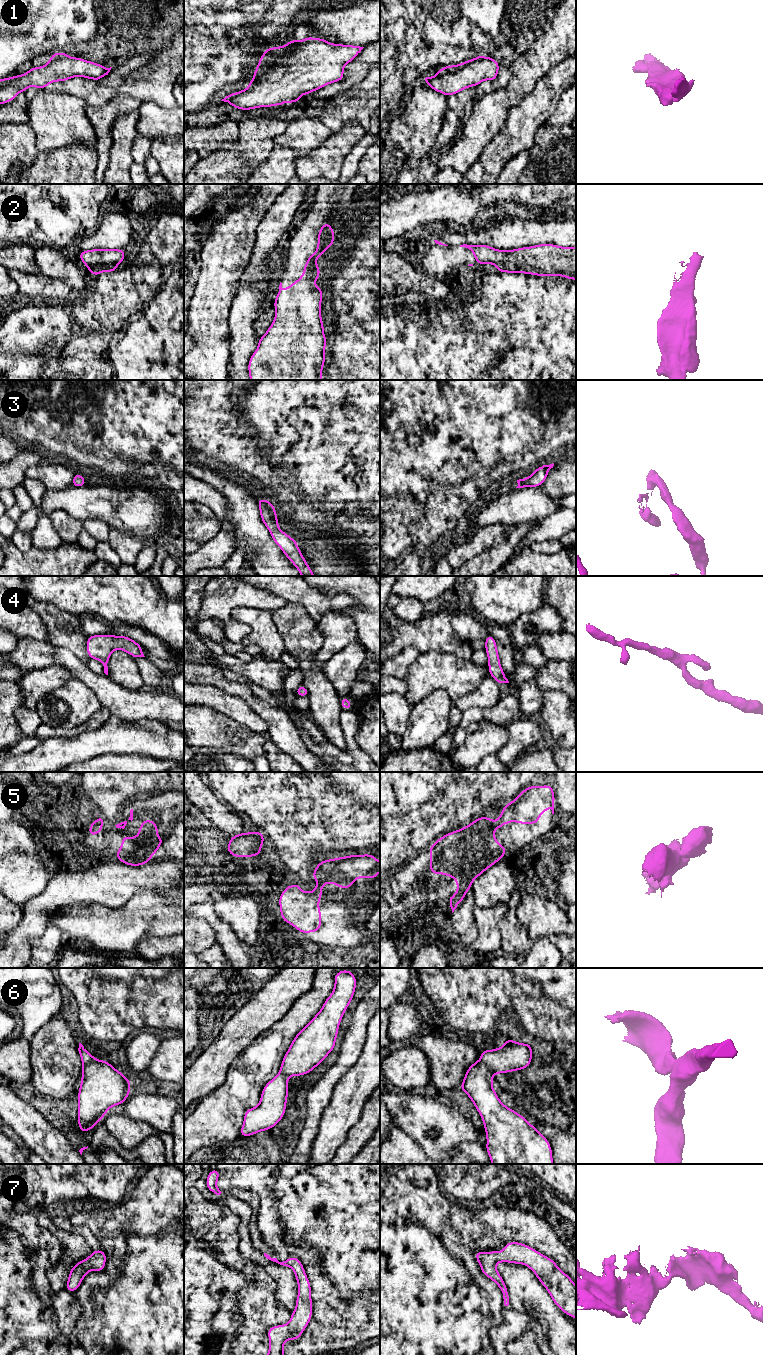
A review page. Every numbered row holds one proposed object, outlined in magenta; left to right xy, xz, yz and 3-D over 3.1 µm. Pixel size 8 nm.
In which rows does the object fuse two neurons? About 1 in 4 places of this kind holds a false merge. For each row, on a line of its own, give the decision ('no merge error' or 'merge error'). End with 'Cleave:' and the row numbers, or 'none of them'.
1: no merge error
2: no merge error
3: no merge error
4: no merge error
5: no merge error
6: merge error
7: no merge error
Cleave: 6

